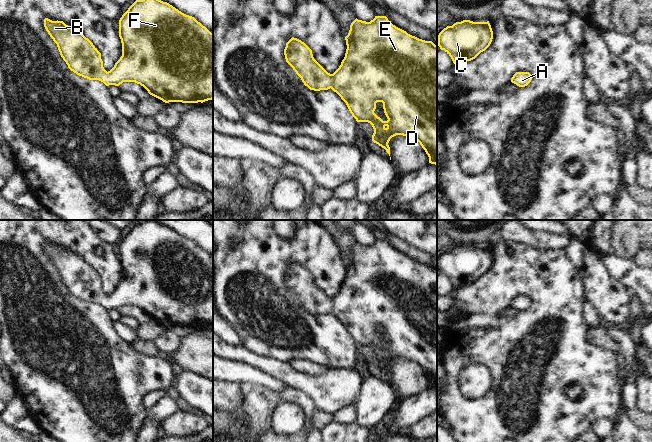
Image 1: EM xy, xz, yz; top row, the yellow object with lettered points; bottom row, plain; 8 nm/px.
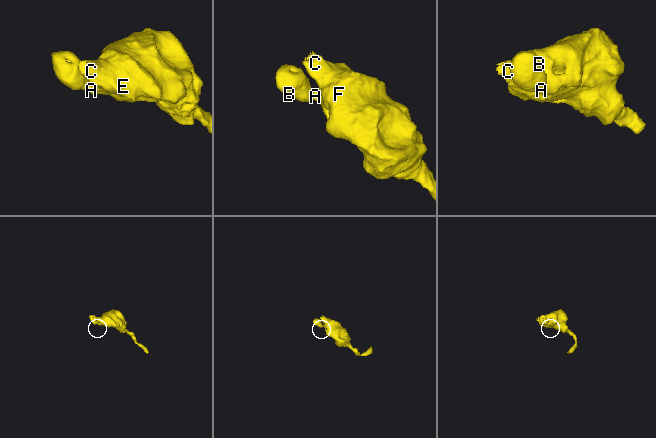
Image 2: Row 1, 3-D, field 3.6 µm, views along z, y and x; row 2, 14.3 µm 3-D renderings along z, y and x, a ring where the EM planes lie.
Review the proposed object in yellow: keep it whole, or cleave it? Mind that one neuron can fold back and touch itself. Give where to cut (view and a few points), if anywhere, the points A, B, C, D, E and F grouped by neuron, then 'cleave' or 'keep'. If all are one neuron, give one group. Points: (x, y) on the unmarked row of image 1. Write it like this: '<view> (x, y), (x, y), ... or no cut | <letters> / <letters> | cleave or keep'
no cut | A B C D E F | keep

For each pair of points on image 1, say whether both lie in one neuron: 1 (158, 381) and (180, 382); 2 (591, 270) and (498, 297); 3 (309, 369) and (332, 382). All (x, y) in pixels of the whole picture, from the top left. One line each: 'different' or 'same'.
1: different
2: different
3: different

